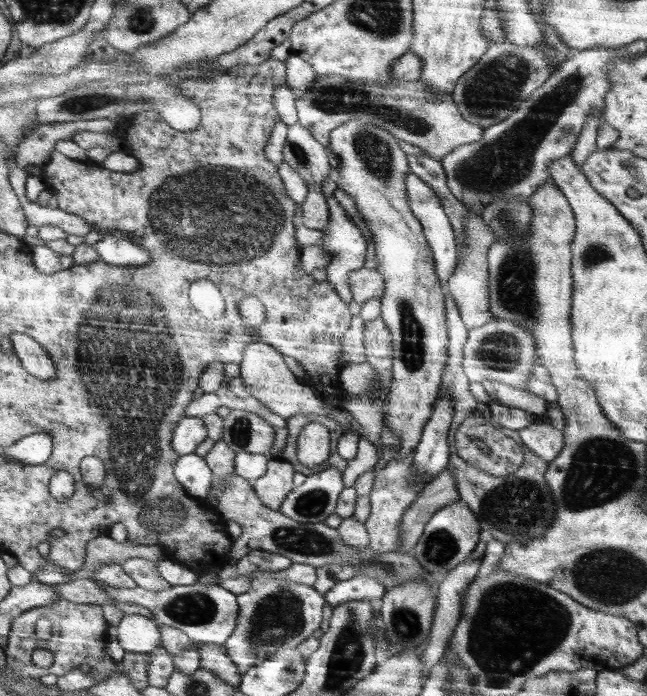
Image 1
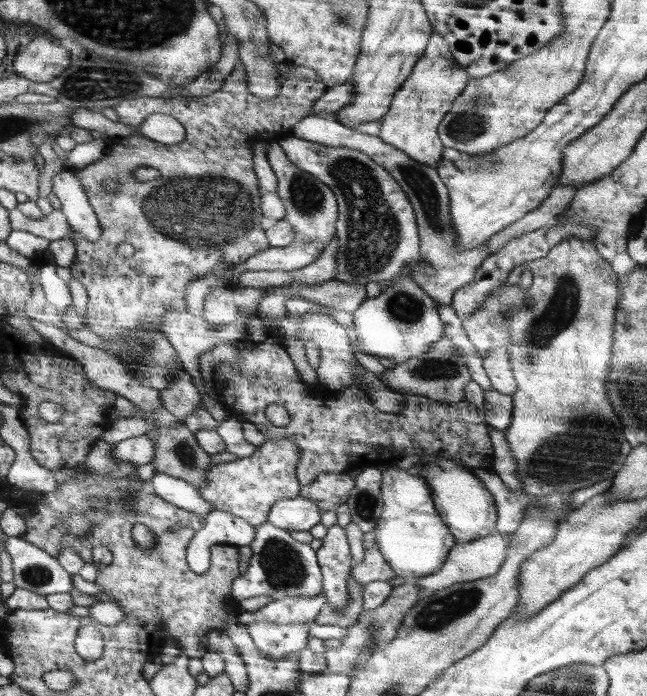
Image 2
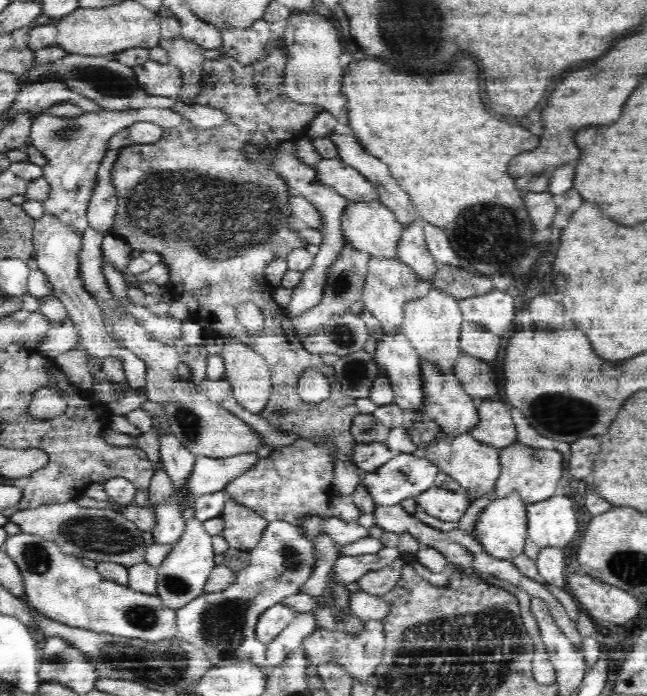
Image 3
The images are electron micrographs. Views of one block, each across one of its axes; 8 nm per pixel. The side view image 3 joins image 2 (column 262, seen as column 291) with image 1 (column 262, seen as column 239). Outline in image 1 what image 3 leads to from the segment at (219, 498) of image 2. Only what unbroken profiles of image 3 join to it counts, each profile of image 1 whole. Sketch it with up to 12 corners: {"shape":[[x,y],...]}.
{"shape":[[270,457],[252,481],[264,505],[278,511],[293,489],[292,463]]}

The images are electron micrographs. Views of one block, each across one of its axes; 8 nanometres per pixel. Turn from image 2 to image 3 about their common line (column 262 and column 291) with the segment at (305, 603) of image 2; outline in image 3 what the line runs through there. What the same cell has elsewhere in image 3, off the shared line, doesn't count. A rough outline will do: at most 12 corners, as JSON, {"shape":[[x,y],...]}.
{"shape":[[284,604],[269,607],[257,620],[256,637],[267,645],[299,613]]}

